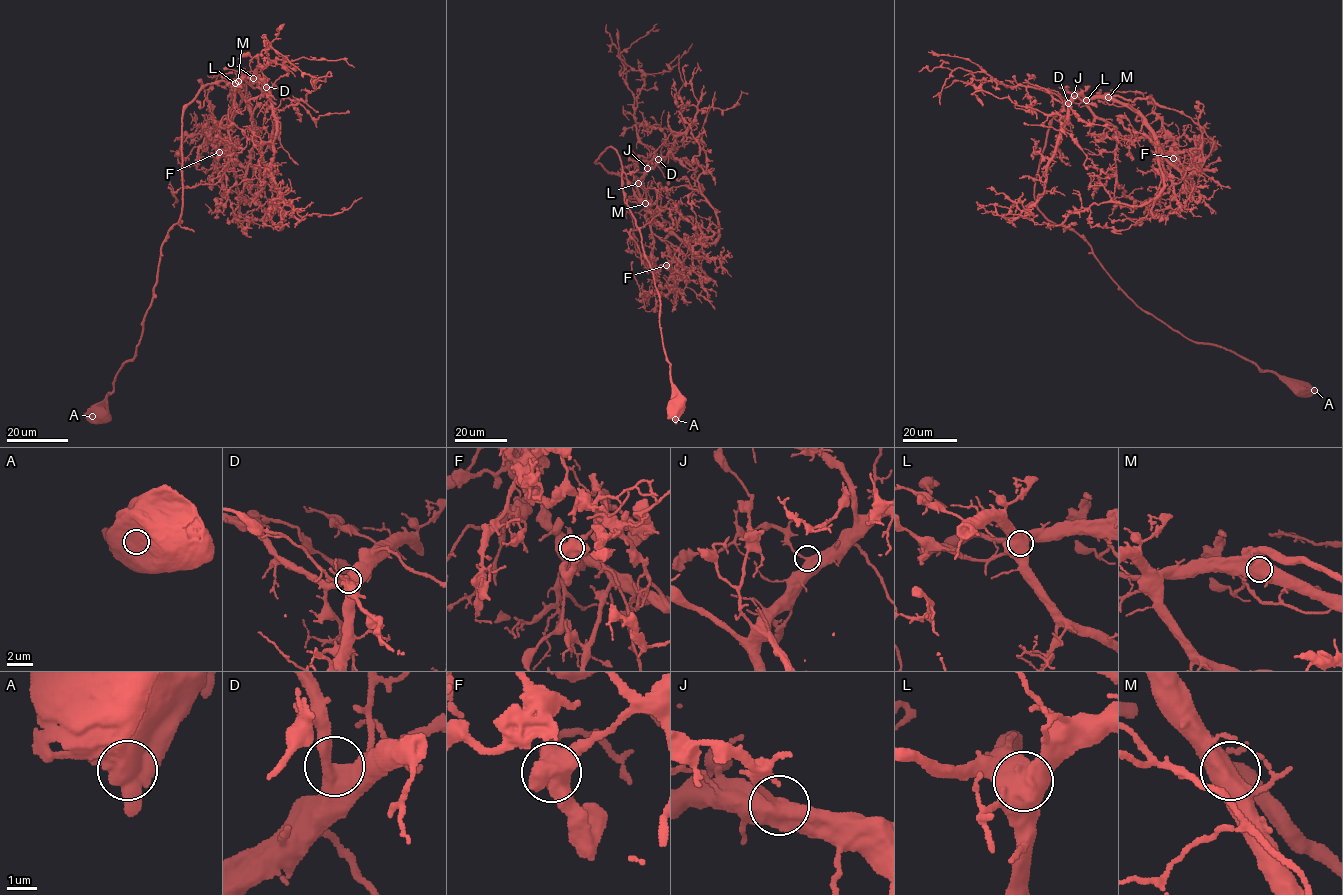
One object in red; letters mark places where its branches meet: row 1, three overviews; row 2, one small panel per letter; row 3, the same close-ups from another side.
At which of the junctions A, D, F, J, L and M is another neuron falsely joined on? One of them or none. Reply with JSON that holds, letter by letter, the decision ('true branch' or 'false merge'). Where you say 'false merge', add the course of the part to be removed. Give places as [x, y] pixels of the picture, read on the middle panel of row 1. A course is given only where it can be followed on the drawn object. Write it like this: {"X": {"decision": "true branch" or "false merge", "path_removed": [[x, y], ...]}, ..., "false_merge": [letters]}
{"A": {"decision": "true branch"}, "D": {"decision": "true branch"}, "F": {"decision": "true branch"}, "J": {"decision": "true branch"}, "L": {"decision": "true branch"}, "M": {"decision": "true branch"}, "false_merge": []}

